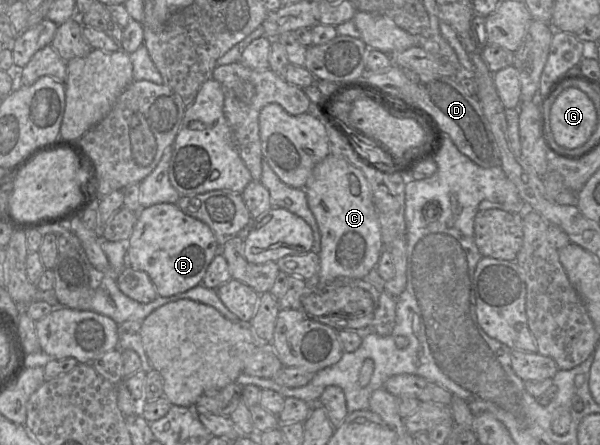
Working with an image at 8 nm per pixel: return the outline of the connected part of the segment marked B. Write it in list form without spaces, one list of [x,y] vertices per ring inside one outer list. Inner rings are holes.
[[[170,203],[141,208],[128,241],[127,266],[147,273],[159,297],[174,296],[201,285],[212,260],[222,254],[207,224]]]

